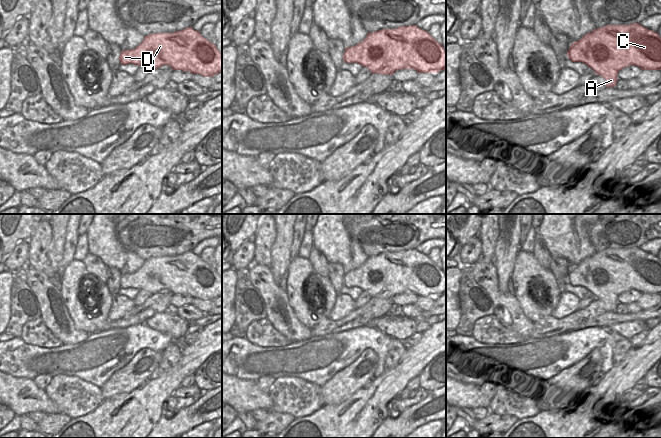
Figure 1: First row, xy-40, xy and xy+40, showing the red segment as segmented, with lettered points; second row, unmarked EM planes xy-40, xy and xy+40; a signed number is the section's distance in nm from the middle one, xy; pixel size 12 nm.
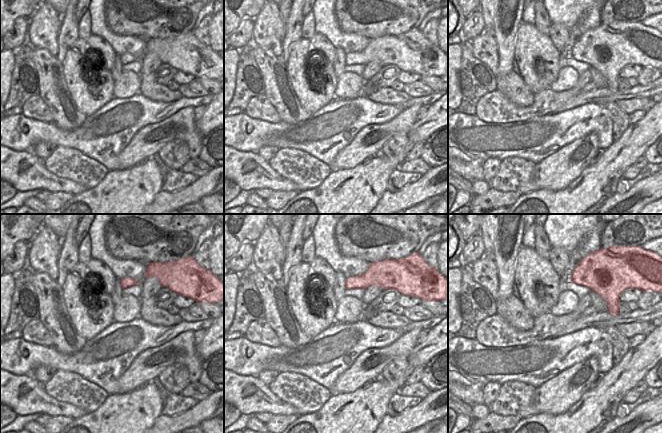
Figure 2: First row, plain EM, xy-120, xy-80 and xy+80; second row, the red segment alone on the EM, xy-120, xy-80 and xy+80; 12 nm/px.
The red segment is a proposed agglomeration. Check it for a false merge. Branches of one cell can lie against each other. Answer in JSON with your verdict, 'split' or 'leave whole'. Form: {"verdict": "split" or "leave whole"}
{"verdict": "leave whole"}

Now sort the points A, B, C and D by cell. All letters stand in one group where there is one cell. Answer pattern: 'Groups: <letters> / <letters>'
Groups: A B C D

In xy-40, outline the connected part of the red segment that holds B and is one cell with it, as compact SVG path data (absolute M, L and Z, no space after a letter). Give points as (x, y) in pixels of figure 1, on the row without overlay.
M188 251L173 257L155 257L144 261L132 274L121 275L119 285L156 294L163 289L204 301L222 296L222 278L199 255Z

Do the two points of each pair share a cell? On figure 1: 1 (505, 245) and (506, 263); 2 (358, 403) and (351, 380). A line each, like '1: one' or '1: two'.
1: one
2: two

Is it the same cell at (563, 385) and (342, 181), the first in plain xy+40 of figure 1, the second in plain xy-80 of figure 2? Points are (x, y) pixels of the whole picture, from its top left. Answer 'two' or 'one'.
two

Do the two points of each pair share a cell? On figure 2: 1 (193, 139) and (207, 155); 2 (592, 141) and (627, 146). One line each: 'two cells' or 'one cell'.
1: two cells
2: two cells

